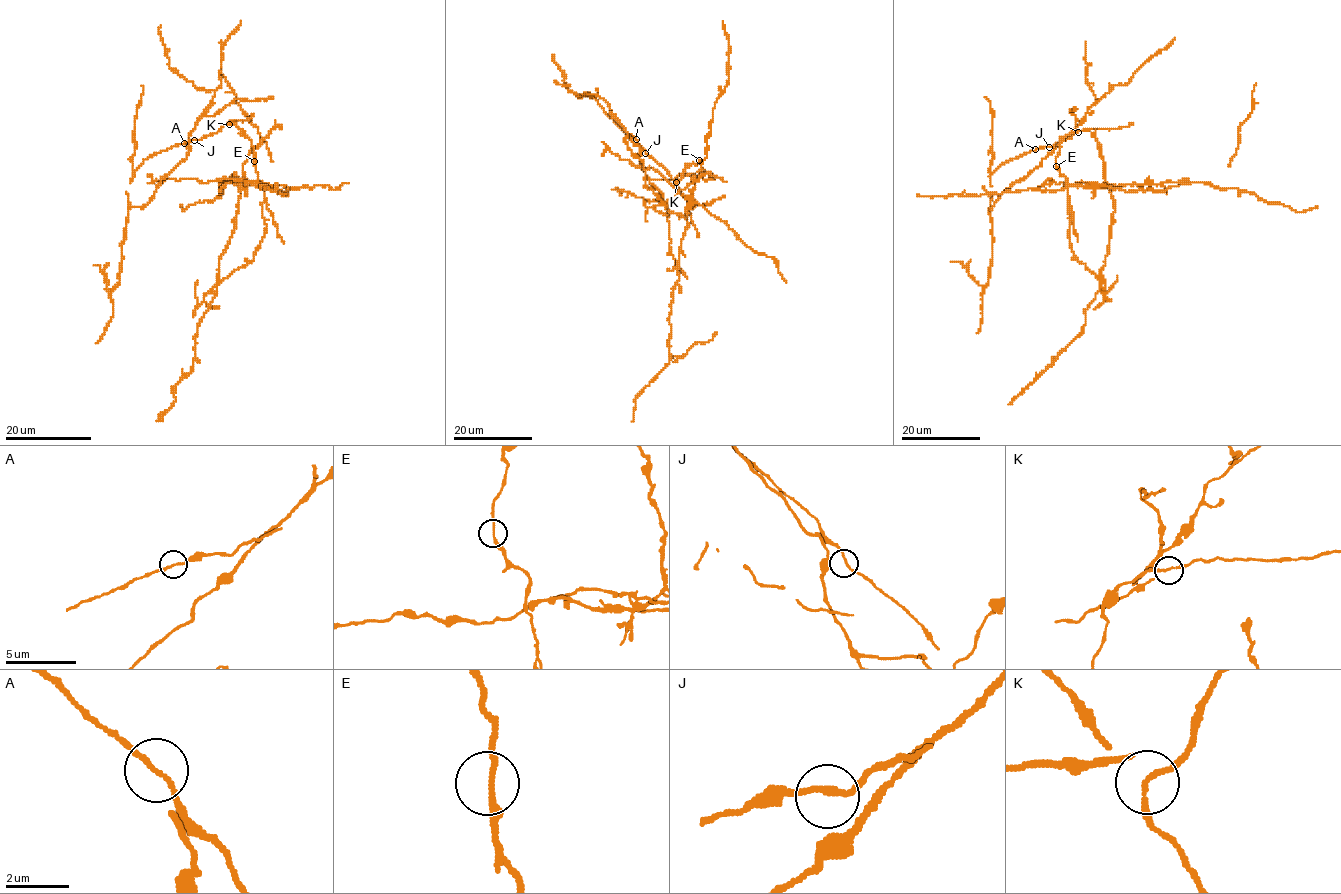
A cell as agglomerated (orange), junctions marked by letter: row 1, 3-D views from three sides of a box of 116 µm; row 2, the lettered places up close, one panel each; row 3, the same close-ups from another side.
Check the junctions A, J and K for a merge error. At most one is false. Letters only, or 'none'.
K

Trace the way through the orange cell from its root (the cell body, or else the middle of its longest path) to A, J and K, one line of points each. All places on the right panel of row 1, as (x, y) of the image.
A: (1056, 166), (1059, 142), (1066, 135), (1078, 132), (1053, 146), (1035, 149)
J: (1056, 166), (1059, 142), (1066, 135), (1078, 132), (1049, 147)
K: (1056, 166), (1059, 142), (1066, 135), (1078, 132)

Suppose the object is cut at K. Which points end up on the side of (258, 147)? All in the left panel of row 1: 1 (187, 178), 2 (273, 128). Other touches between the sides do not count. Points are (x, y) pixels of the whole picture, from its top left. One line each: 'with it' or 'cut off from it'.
1: with it
2: with it

